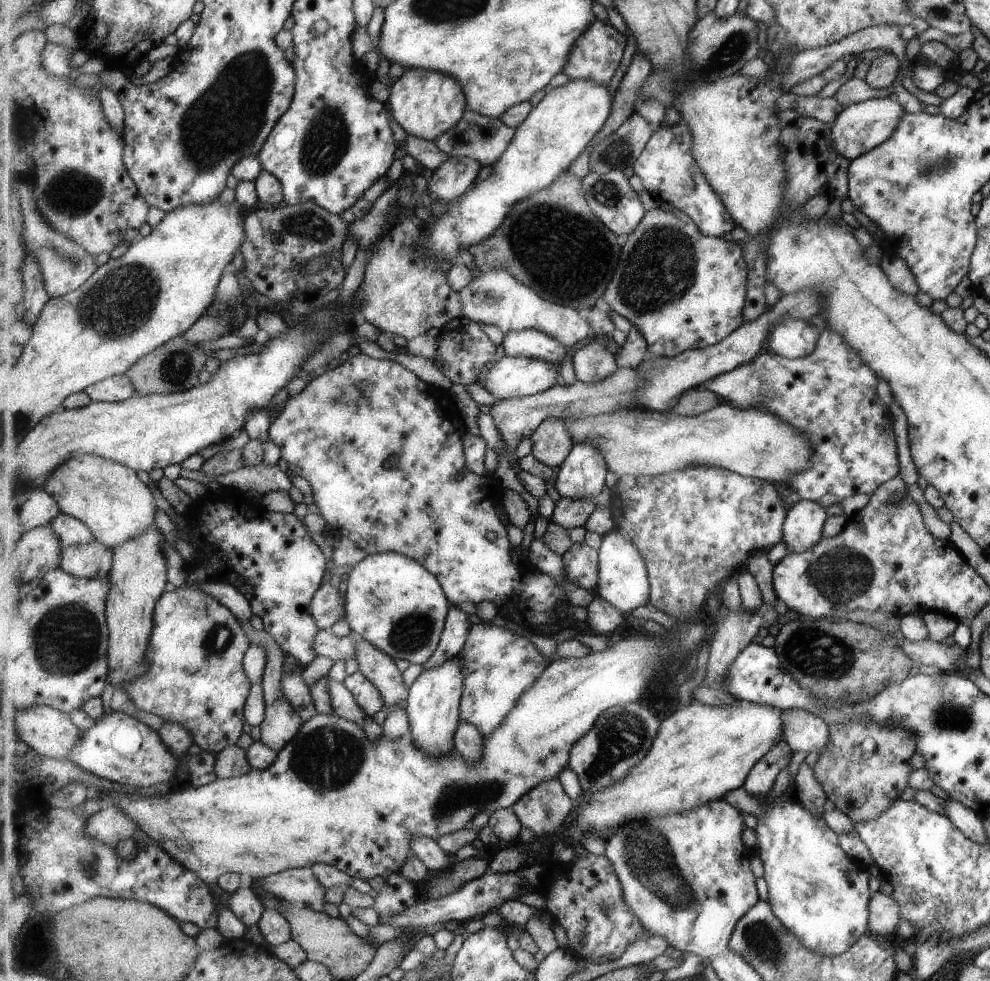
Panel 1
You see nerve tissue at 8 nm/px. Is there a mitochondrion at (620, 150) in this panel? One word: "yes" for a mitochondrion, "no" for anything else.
yes

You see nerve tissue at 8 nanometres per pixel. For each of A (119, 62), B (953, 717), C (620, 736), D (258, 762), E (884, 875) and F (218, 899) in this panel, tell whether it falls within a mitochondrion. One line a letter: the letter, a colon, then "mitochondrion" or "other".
A: other
B: mitochondrion
C: mitochondrion
D: other
E: other
F: other

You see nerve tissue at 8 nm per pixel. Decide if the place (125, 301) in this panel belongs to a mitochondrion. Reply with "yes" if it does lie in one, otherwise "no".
yes

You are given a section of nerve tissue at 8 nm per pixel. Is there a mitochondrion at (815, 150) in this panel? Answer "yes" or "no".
no

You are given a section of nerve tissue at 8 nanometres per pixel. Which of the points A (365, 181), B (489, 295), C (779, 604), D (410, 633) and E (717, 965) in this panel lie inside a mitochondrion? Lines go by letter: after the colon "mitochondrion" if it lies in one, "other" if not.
A: other
B: mitochondrion
C: other
D: mitochondrion
E: other

